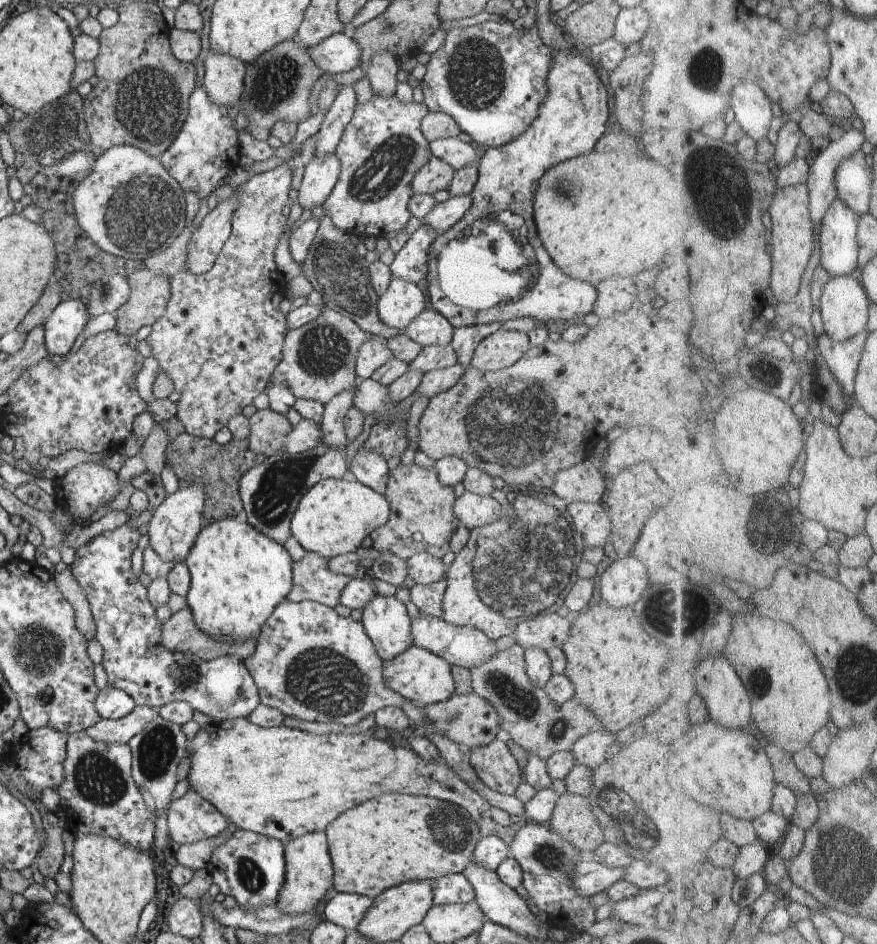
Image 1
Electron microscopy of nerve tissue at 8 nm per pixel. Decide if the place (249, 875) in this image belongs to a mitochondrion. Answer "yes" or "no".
yes

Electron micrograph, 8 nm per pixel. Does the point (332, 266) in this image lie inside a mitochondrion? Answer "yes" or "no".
yes

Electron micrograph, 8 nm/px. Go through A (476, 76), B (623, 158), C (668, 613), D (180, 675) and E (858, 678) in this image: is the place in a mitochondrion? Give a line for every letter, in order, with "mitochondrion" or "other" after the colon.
A: mitochondrion
B: other
C: mitochondrion
D: mitochondrion
E: mitochondrion

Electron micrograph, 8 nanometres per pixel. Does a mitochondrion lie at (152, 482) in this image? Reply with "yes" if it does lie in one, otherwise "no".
no

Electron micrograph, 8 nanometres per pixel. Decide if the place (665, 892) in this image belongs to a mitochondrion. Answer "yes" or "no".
no

